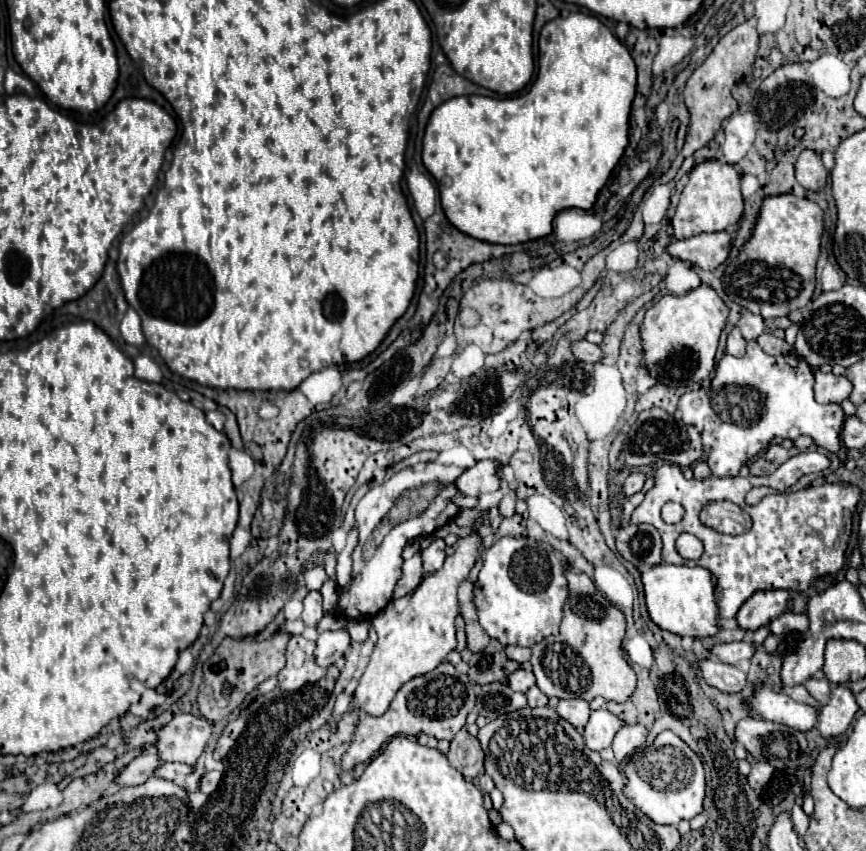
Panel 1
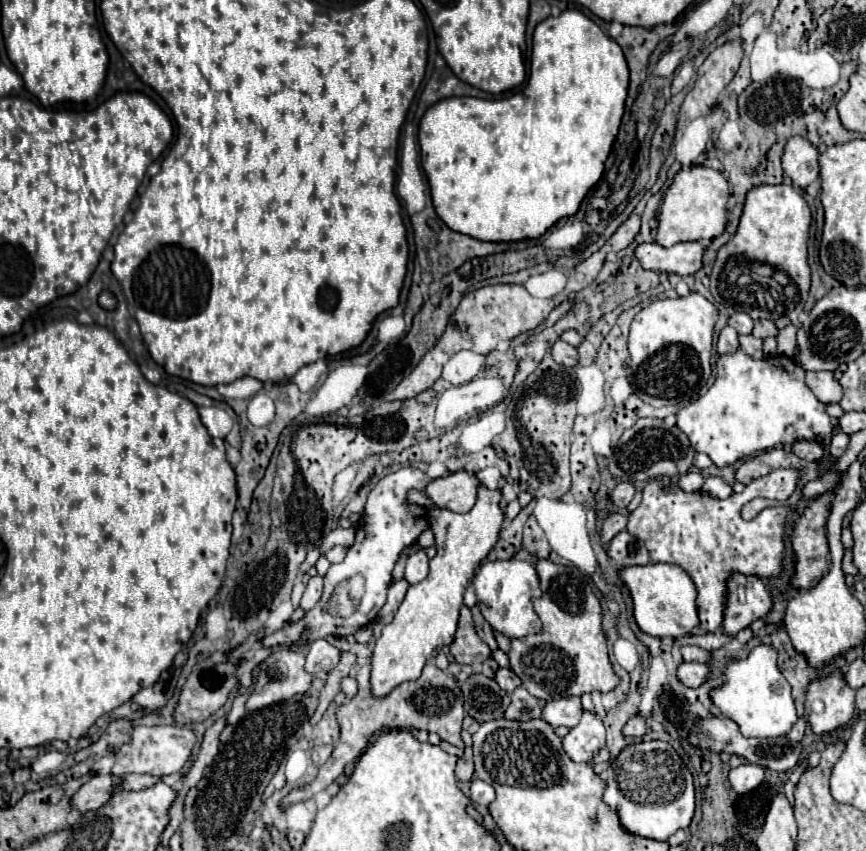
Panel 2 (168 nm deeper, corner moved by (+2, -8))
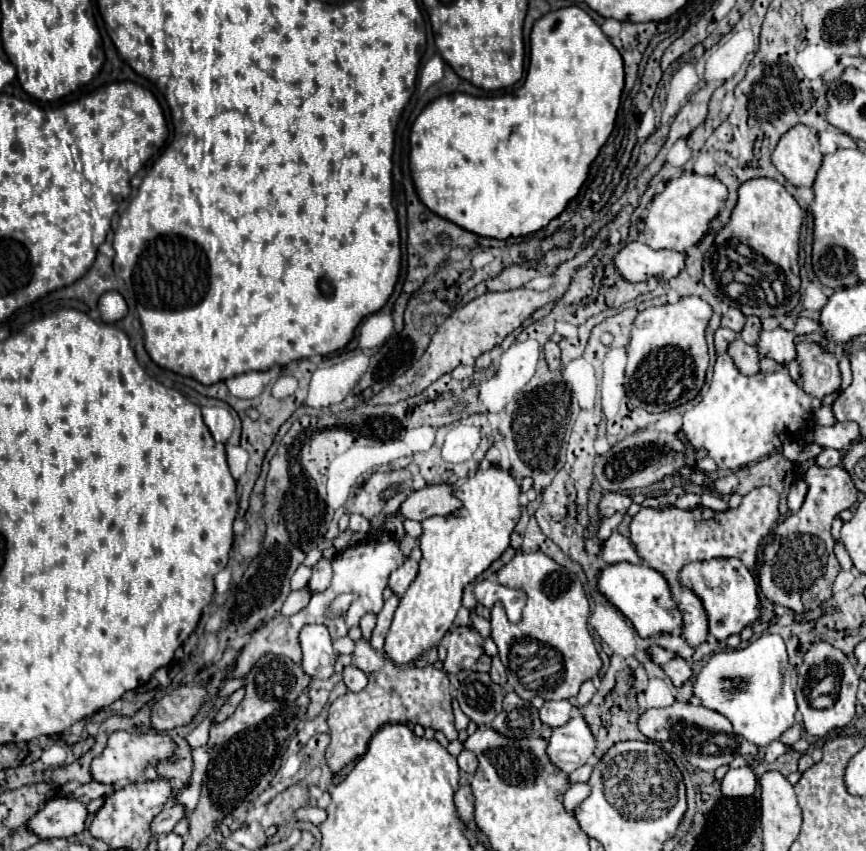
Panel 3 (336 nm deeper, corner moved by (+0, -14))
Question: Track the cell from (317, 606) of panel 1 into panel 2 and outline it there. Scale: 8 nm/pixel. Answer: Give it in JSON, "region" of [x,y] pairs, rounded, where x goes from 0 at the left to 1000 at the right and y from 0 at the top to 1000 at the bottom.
{"region":[[[367,676],[367,678],[358,678],[358,683],[356,683],[356,687],[353,687],[353,694],[351,694],[351,699],[349,699],[346,713],[349,713],[351,718],[363,716],[365,709],[370,706],[370,702],[372,702],[372,678],[370,678],[370,676]]]}

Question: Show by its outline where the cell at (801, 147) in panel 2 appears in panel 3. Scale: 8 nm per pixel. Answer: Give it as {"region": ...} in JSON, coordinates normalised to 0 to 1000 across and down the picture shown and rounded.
{"region":[[[926,145],[912,149],[891,180],[891,194],[917,220],[938,220],[949,194],[942,154]]]}

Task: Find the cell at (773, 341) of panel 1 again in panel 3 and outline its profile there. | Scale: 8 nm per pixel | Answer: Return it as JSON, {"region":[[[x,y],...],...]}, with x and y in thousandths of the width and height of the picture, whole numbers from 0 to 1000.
{"region":[[[855,396],[848,398],[848,403],[843,403],[841,408],[841,417],[848,422],[848,429],[852,431],[852,436],[857,436],[857,441],[873,441],[875,434],[875,412],[871,405],[861,405]]]}

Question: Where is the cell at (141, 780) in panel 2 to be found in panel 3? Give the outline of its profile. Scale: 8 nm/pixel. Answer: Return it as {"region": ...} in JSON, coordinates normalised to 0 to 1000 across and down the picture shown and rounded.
{"region":[[[104,918],[90,927],[85,927],[83,932],[79,932],[83,939],[90,939],[92,944],[104,944],[106,939],[113,939],[113,937],[120,937],[122,932],[132,929],[132,922],[120,922],[120,920],[111,920],[111,918]]]}

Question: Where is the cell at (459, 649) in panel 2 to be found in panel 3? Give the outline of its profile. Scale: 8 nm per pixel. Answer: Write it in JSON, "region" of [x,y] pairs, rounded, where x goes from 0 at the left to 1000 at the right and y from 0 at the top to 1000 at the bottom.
{"region":[[[527,737],[517,746],[517,772],[513,774],[515,791],[529,791],[533,786],[543,786],[552,772],[559,767],[557,749],[547,739]]]}

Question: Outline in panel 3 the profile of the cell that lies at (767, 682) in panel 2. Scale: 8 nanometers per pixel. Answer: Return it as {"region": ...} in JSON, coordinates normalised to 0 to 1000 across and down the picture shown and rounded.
{"region":[[[882,744],[873,753],[866,753],[859,763],[843,763],[822,770],[801,796],[799,814],[813,831],[841,843],[850,864],[873,878],[885,878],[917,852],[919,821],[915,791],[917,786],[910,779],[903,749]]]}

